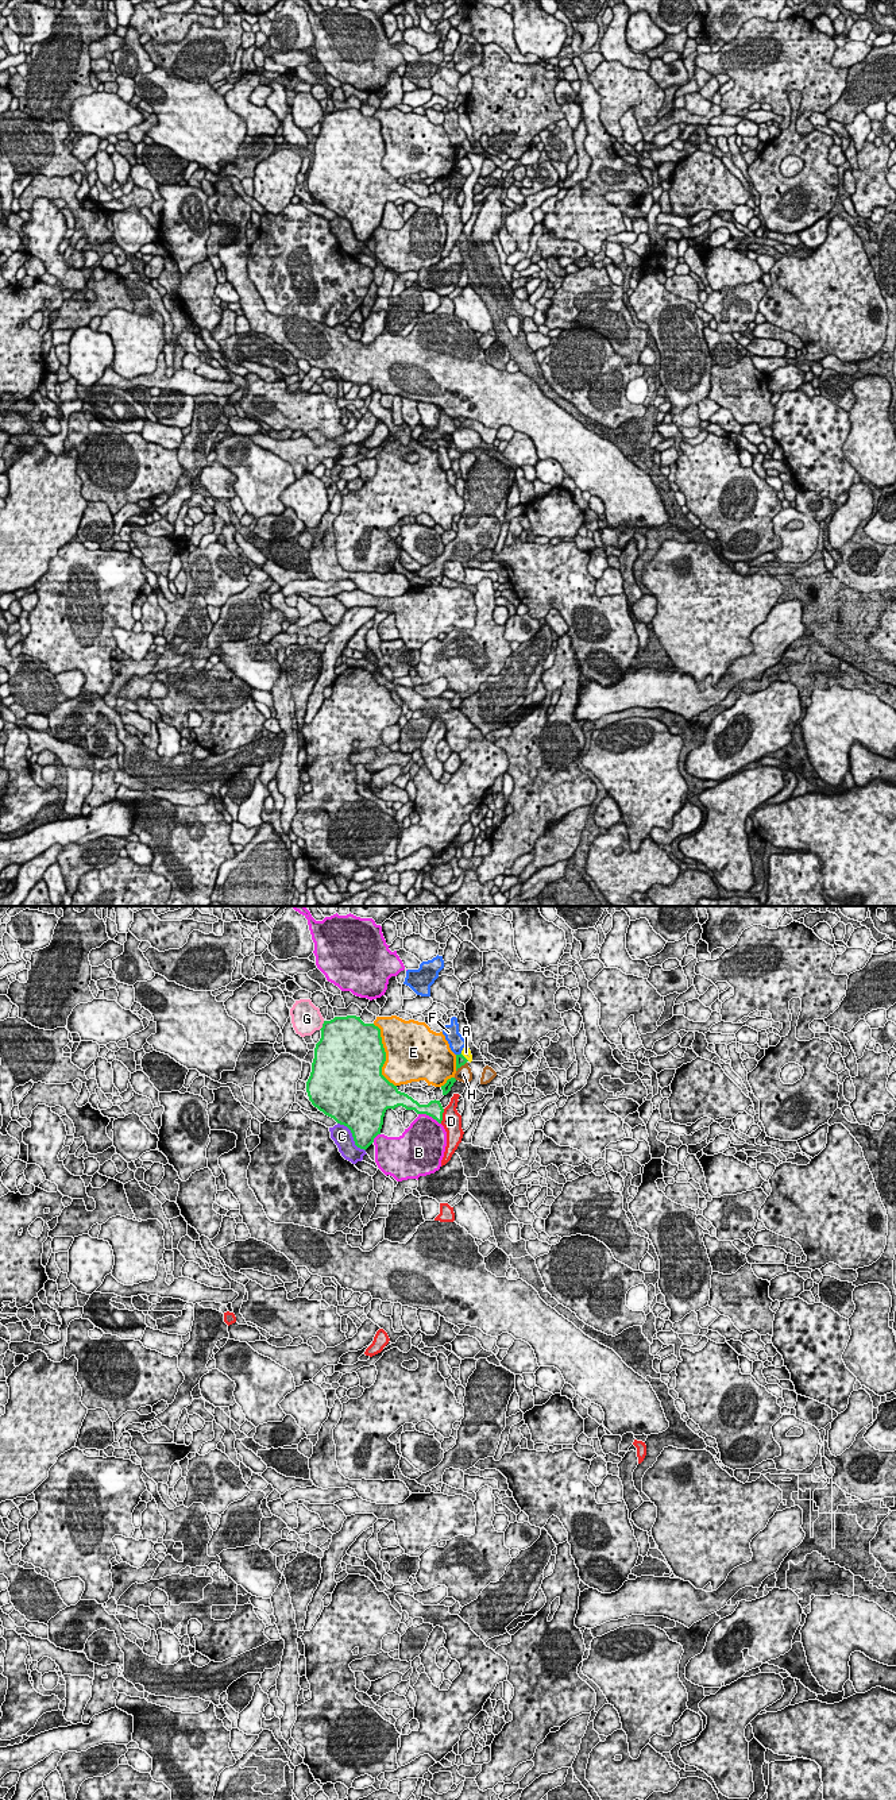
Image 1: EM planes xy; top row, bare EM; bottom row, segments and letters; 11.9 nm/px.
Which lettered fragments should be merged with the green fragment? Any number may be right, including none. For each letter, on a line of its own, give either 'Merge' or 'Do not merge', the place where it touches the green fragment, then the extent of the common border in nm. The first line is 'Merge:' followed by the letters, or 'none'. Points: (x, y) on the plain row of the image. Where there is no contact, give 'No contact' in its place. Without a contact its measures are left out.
Merge: none
A: Do not merge. Touches green at xy (463, 149). Shared border 140 nm
B: Do not merge. Touches green at xy (429, 208). Shared border 300 nm
C: Do not merge. Touches green at xy (352, 228). Shared border 480 nm
D: Do not merge. Touches green at xy (441, 208). Shared border 180 nm
E: Do not merge. Touches green at xy (385, 147). Shared border 800 nm
F: Do not merge. Touches green at xy (458, 147). Shared border 70 nm
G: Do not merge. Touches green at xy (323, 118). Shared border 130 nm
H: Do not merge. Touches green at xy (460, 158). Shared border 170 nm

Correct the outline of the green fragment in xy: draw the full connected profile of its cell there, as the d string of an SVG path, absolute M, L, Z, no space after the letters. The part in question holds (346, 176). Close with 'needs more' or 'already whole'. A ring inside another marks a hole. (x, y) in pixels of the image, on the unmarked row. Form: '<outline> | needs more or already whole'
M347 108L324 113L320 123L306 185L314 200L351 223L358 240L366 243L381 227L387 201L402 198L441 216L440 193L420 197L382 167L386 144L378 119Z | already whole

